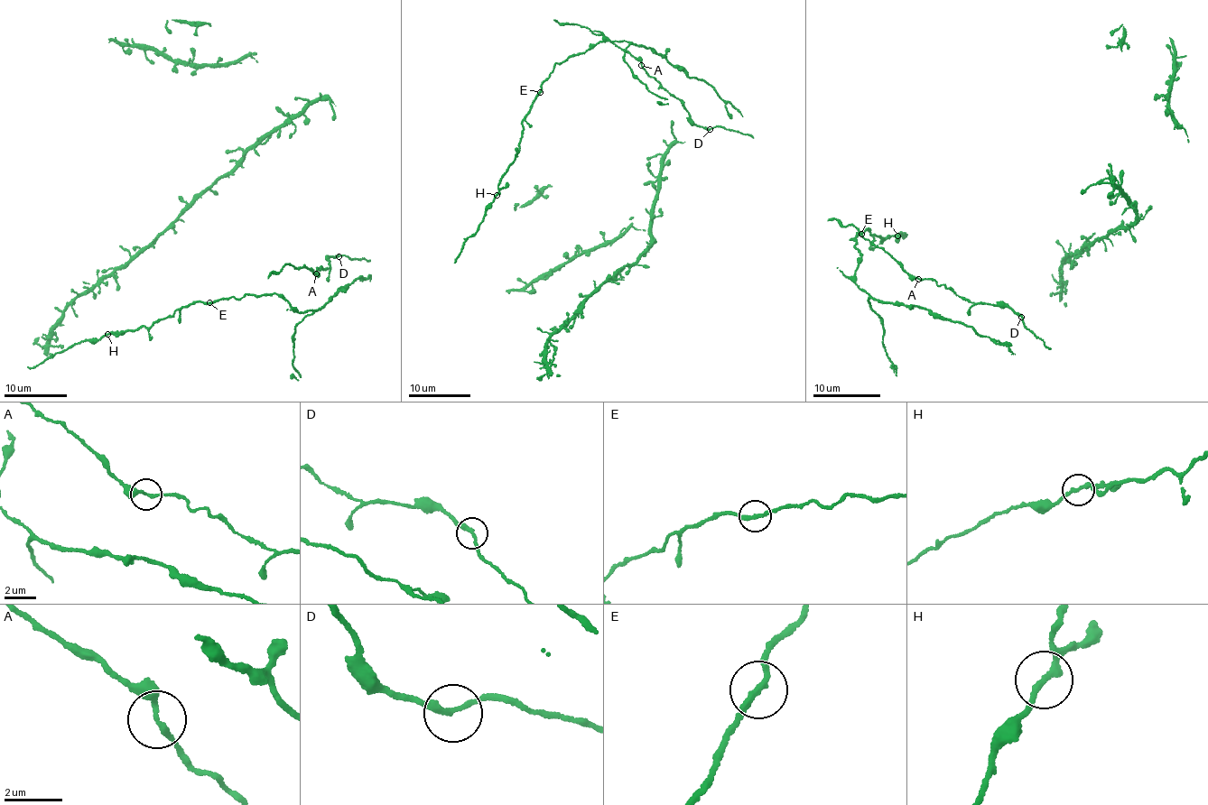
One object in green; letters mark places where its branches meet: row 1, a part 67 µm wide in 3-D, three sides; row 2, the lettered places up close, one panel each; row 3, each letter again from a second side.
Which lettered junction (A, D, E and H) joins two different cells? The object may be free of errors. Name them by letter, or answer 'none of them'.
none of them

